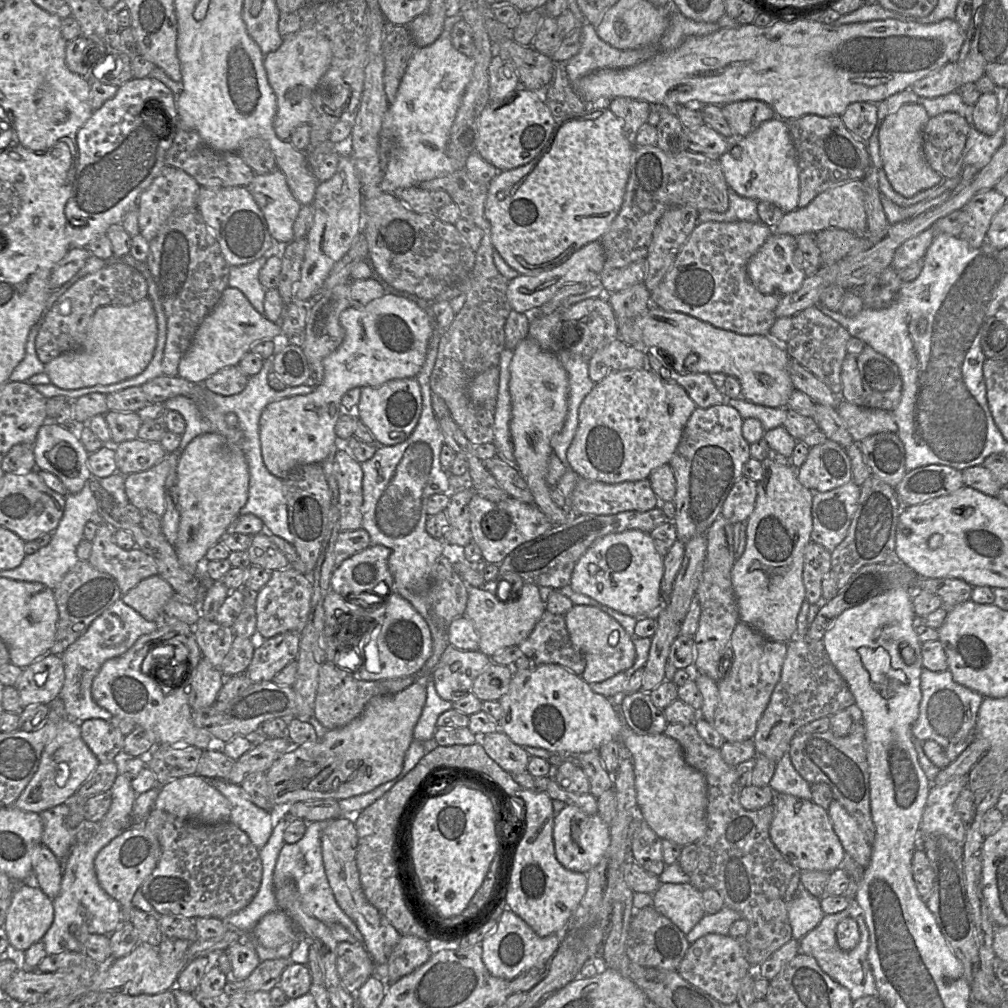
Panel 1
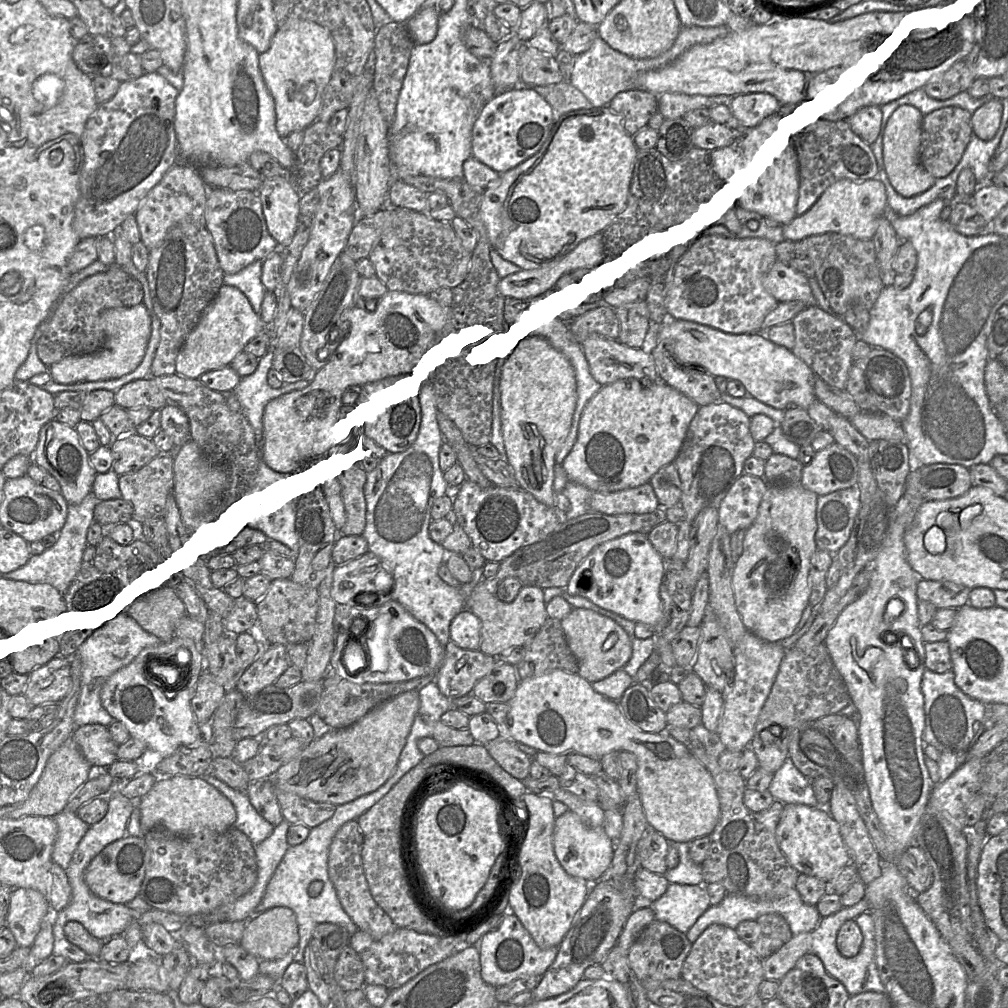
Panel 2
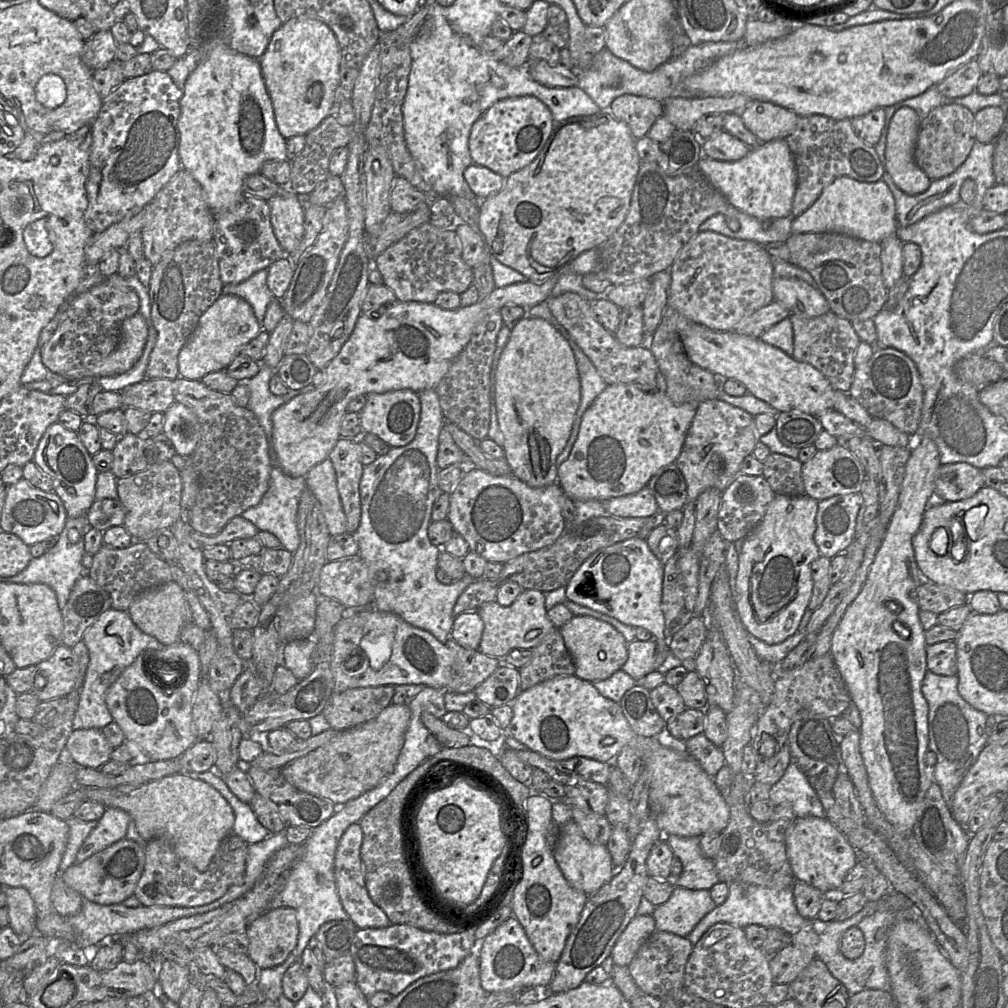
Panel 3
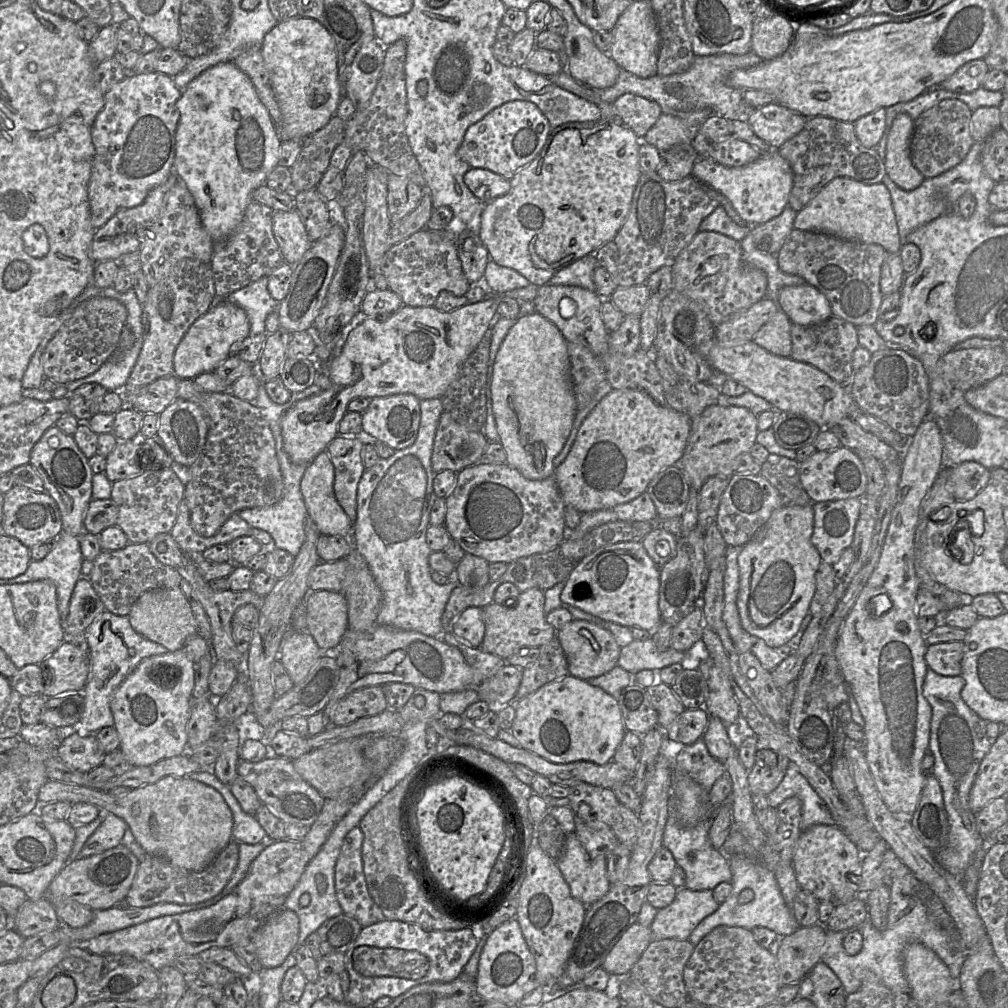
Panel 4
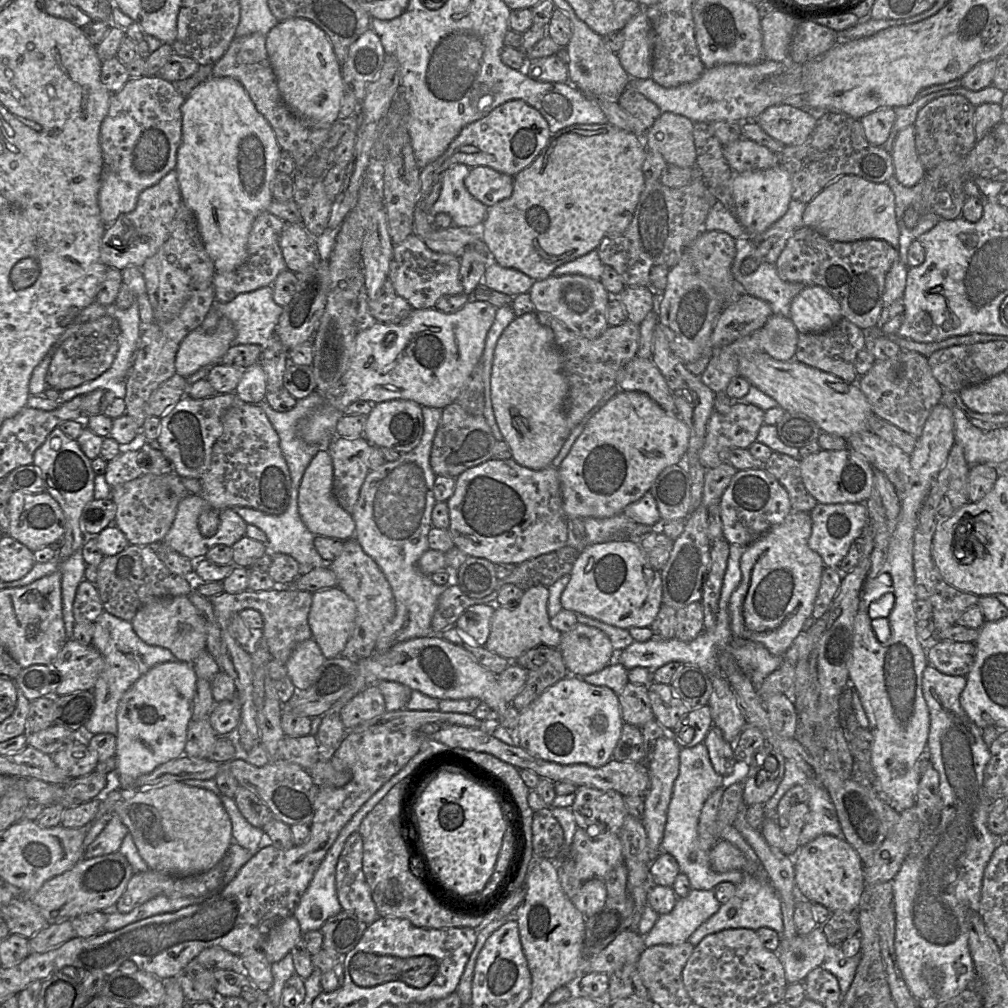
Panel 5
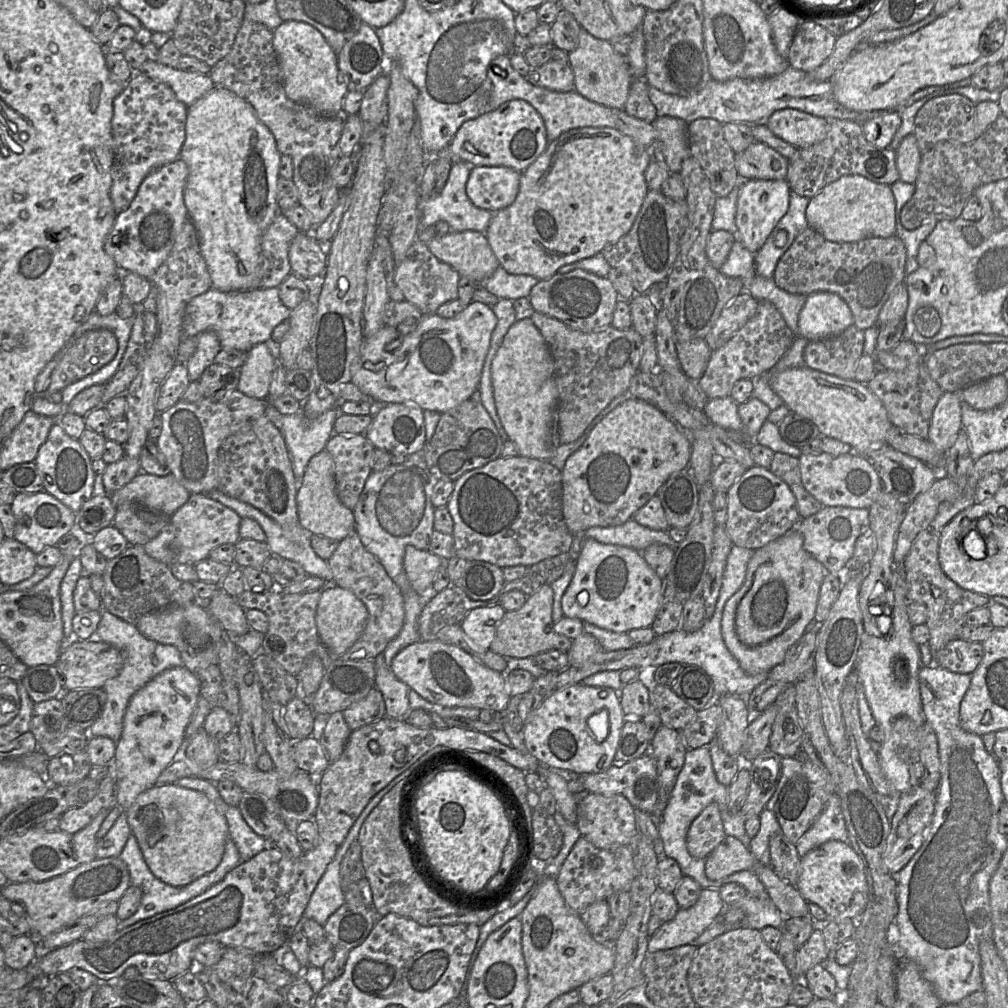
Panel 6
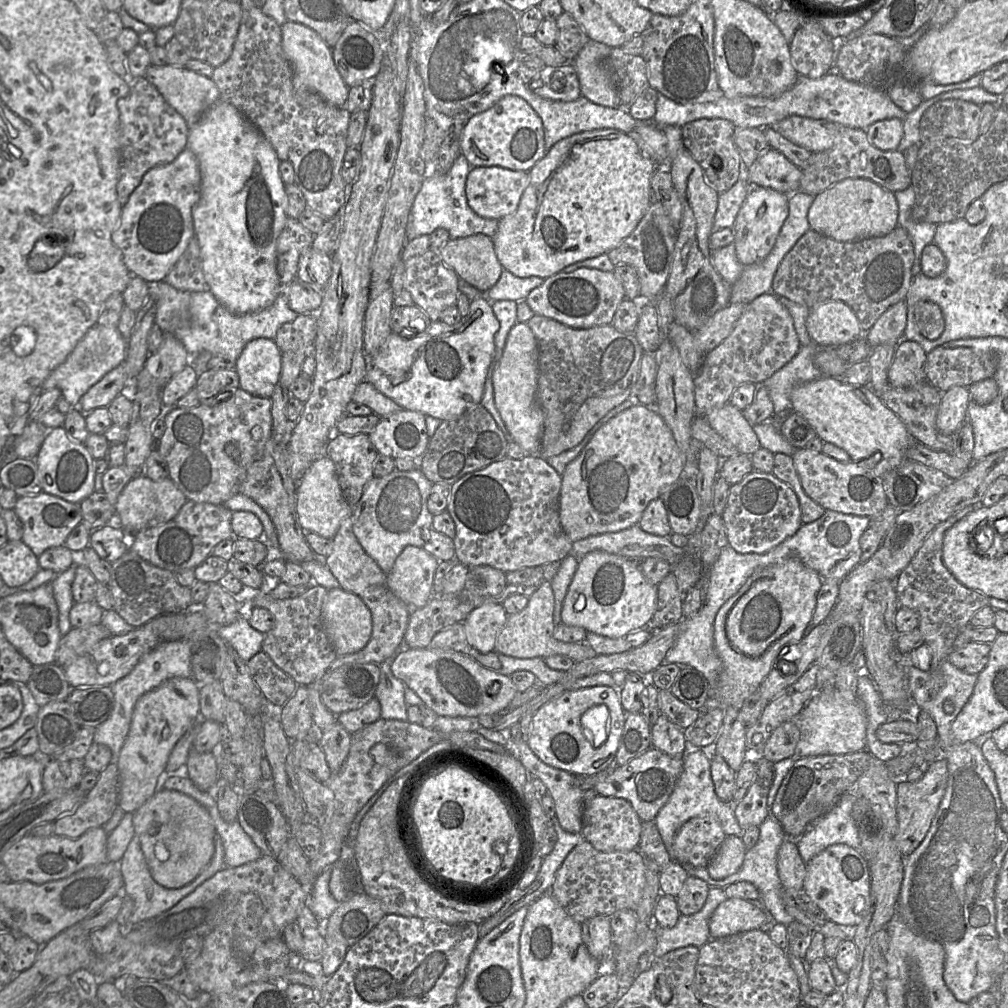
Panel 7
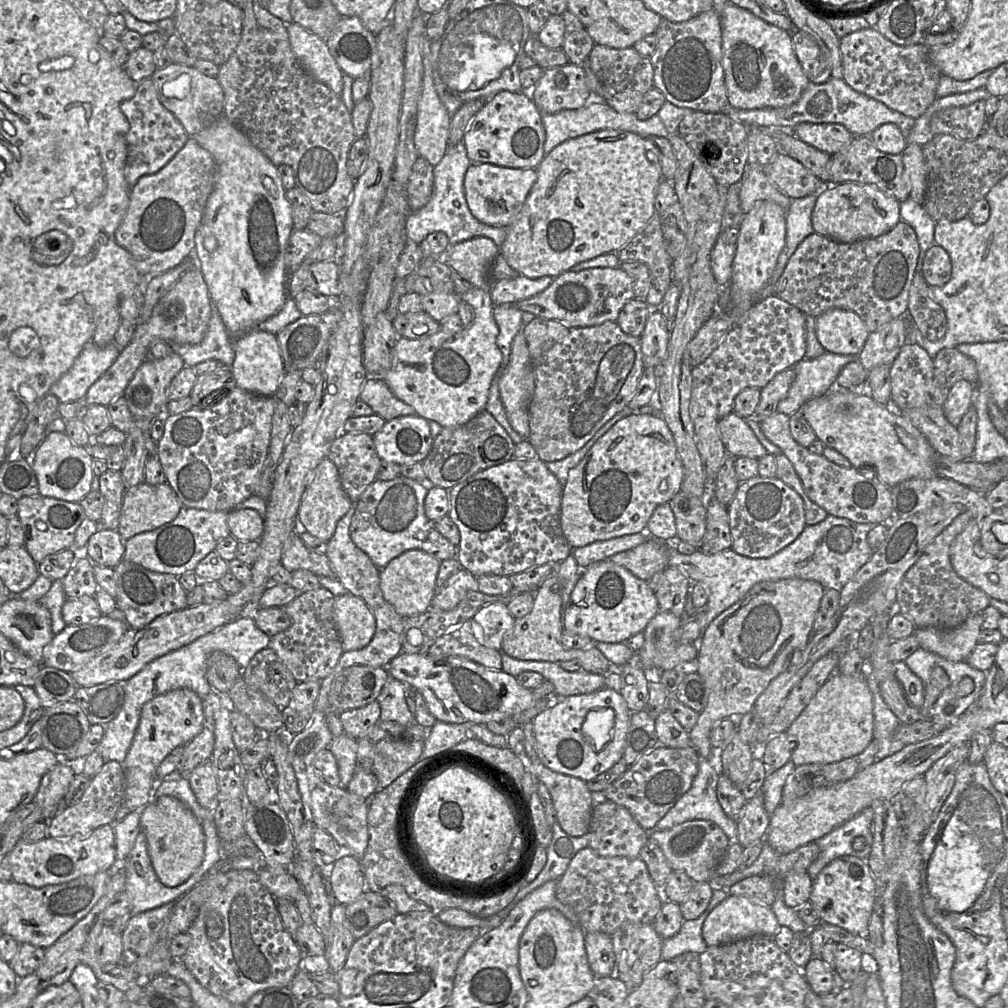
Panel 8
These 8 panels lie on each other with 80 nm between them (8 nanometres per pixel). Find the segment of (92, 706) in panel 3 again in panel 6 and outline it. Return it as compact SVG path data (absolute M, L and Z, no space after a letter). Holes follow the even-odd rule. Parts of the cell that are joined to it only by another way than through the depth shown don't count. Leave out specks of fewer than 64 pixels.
M102 610L101 619L93 638L119 650L124 660L118 675L109 679L102 687L106 694L106 703L101 716L90 727L94 737L108 737L117 743L122 733L123 717L131 697L159 673L184 665L180 652L175 646L161 644L145 637L135 625L125 622L106 610Z

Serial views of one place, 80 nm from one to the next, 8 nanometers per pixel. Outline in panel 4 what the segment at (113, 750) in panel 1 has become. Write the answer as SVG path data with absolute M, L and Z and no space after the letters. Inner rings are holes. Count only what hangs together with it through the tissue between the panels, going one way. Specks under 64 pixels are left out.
M74 733L63 739L57 749L57 757L64 764L83 773L88 773L100 766L105 755L106 754L99 745L95 734L81 736L78 733Z

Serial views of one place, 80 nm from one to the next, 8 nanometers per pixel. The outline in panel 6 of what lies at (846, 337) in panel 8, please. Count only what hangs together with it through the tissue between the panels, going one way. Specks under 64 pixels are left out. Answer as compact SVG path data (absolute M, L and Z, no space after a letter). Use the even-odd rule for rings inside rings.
M830 292L808 295L798 318L799 335L809 341L836 336L853 324L847 303Z

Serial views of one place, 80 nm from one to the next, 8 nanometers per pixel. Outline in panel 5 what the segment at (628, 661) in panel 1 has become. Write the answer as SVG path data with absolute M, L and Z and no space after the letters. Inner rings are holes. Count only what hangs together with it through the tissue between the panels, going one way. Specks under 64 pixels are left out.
M580 623L563 633L559 650L569 675L581 678L607 667L614 653L604 632Z

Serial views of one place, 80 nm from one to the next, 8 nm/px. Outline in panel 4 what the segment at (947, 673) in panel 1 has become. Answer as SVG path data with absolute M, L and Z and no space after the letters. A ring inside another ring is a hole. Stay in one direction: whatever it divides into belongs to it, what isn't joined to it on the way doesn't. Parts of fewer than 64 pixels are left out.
M929 667L923 684L923 695L932 707L929 742L929 752L935 761L932 774L942 788L949 823L947 844L934 856L947 872L961 880L975 853L987 845L978 831L975 813L969 806L969 795L981 761L992 745L987 736L987 721L980 718L961 697L964 684L961 675L944 676Z

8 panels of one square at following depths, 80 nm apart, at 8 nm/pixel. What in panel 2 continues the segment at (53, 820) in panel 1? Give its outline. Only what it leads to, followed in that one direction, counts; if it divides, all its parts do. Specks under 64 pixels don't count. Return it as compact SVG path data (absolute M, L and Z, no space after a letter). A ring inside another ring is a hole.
M66 809L52 818L57 824L57 836L53 847L52 860L66 870L78 843L90 825L80 819L76 812Z

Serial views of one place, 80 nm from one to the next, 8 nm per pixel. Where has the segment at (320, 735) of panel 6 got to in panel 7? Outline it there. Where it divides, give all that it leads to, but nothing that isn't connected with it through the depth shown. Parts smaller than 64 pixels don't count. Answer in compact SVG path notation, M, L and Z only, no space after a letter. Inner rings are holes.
M337 721L329 730L321 733L320 746L332 774L336 774L345 762L351 745L351 734Z

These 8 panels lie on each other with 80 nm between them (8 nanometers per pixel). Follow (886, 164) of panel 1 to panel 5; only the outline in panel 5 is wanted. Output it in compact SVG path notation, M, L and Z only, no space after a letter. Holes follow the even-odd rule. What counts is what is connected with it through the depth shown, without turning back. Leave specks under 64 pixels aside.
M910 125L898 133L891 155L894 177L903 186L912 187L923 180L926 170L916 151L914 125Z

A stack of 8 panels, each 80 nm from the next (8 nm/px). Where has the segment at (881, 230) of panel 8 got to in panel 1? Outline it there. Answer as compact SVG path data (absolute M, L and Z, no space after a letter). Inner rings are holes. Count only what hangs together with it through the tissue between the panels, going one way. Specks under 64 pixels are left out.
M862 179L849 180L829 188L817 195L807 206L784 214L780 222L773 228L773 232L797 237L834 228L847 230L855 235L866 234L867 217Z

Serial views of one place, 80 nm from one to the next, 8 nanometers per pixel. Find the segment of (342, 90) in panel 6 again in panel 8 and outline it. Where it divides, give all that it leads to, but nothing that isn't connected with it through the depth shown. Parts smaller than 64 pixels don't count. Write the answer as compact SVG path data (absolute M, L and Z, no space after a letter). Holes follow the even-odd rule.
M298 23L286 24L291 49L303 68L335 95L343 90L343 75L325 42Z

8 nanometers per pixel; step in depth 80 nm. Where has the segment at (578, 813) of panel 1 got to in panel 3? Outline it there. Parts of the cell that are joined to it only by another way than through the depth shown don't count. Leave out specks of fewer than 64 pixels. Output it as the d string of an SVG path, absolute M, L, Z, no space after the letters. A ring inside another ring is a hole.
M573 819L559 826L558 838L554 848L554 858L570 885L588 896L597 892L615 875L616 869L613 866L607 845L589 842Z

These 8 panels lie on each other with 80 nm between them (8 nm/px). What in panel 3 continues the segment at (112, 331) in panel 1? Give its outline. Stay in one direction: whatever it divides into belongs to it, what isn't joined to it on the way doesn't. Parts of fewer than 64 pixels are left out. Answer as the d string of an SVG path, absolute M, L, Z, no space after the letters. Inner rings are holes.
M137 312L123 321L119 344L107 358L84 369L73 369L62 377L66 380L77 380L86 376L107 377L122 374L131 369L139 360L147 337L146 321Z

